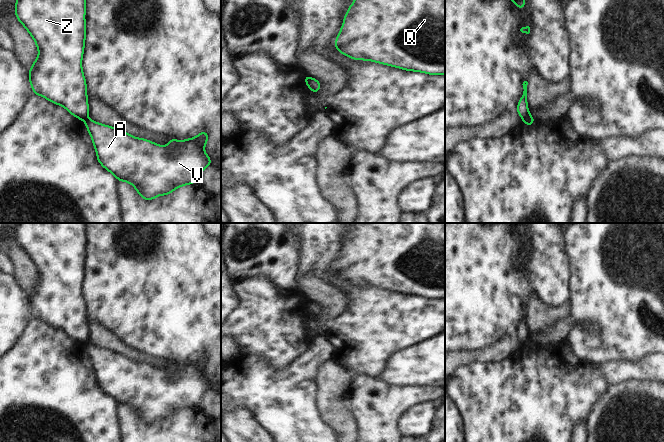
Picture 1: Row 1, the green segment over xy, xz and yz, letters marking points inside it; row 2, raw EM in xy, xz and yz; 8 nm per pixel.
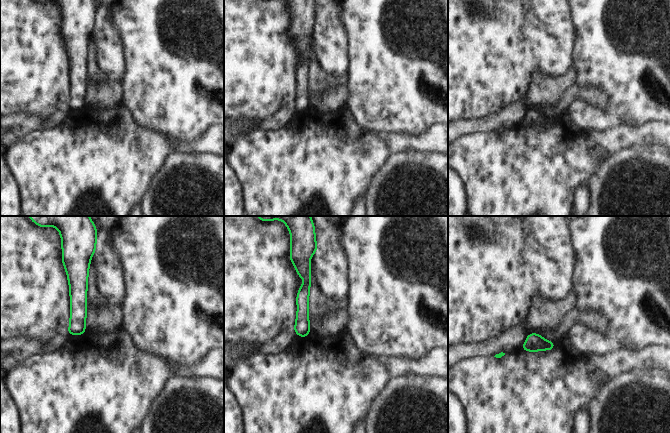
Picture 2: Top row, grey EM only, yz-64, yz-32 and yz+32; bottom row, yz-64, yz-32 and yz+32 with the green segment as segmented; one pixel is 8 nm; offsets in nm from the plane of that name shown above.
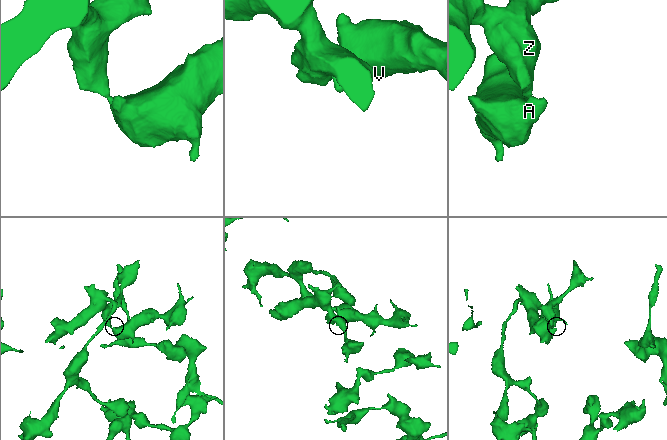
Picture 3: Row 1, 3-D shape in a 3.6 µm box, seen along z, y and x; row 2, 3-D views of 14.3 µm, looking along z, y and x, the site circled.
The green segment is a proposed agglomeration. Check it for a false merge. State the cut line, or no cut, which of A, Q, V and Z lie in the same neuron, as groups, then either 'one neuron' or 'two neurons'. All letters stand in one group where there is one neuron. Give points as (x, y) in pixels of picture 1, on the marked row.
yz (528, 113), (523, 119) | A Q V / Z | two neurons

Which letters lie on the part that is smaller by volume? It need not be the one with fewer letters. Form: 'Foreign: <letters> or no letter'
Foreign: A, Q, V

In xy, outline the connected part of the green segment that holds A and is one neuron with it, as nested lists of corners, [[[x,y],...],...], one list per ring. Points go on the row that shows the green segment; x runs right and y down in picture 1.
[[[84,119],[98,162],[119,181],[132,184],[140,197],[150,201],[176,188],[197,182],[212,160],[204,151],[208,132],[179,142],[170,138],[166,147],[134,138],[112,126]]]

